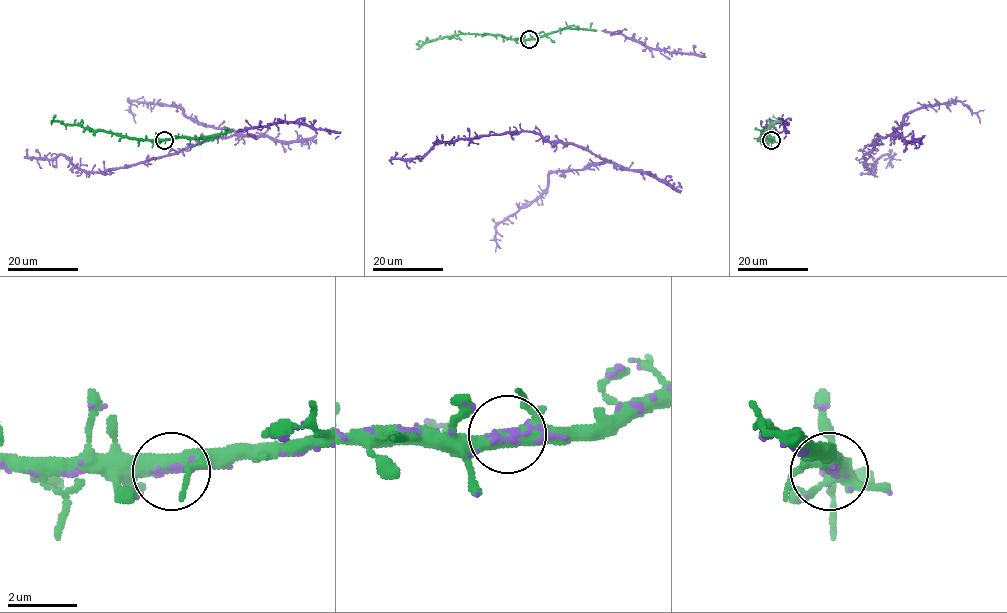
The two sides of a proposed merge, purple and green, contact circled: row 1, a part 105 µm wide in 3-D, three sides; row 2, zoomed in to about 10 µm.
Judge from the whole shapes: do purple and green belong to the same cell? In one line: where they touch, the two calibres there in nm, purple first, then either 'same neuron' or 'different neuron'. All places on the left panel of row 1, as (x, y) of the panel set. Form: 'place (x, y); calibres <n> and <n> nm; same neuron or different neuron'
place (164, 140); calibres 150 and 360 nm; same neuron

